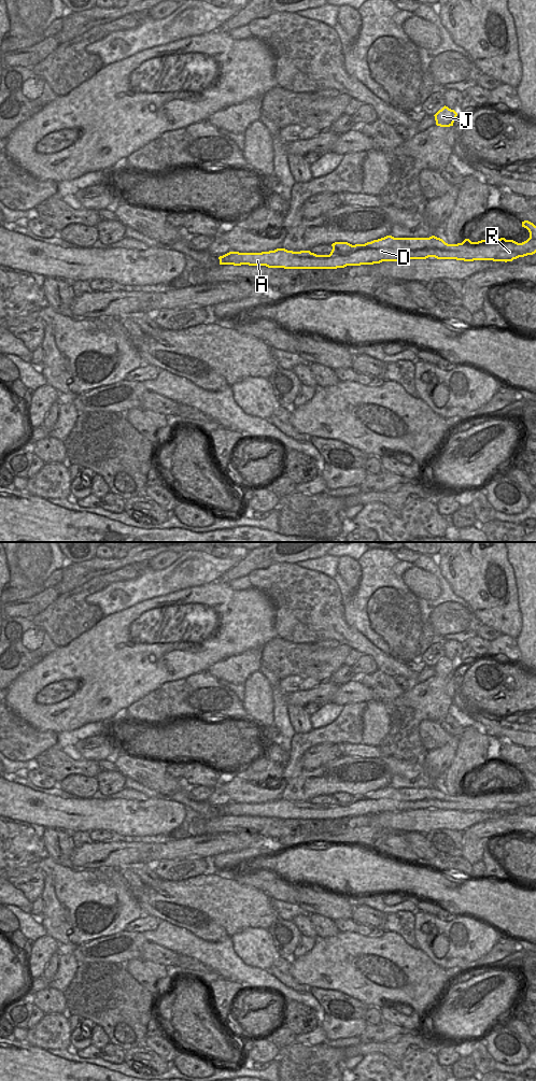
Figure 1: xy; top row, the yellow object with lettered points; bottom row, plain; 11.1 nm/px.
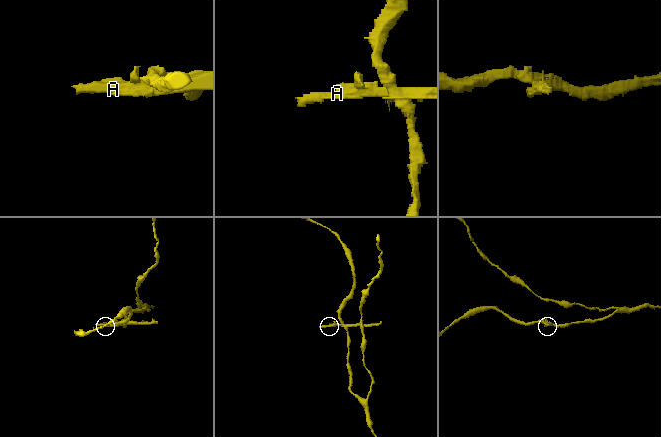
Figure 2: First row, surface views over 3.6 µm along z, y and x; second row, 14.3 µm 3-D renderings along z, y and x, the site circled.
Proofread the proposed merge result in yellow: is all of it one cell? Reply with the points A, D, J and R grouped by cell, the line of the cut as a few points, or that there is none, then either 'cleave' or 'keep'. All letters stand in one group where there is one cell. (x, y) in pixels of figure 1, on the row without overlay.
A D R / J; cut in xy along (354, 796), (344, 805), (329, 805); cleave

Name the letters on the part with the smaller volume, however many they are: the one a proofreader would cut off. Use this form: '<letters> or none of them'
A, D, R

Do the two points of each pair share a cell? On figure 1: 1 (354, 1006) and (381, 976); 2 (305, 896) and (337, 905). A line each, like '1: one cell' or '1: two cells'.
1: two cells
2: one cell

